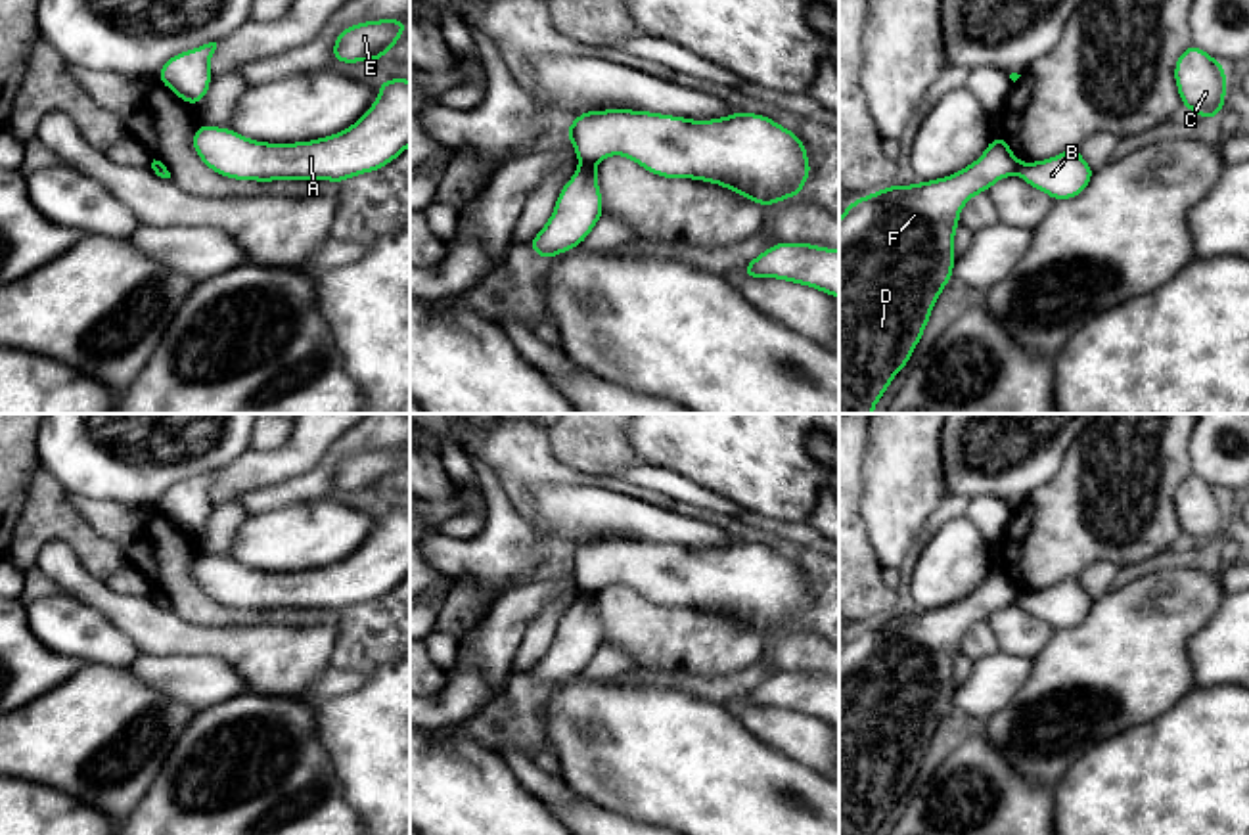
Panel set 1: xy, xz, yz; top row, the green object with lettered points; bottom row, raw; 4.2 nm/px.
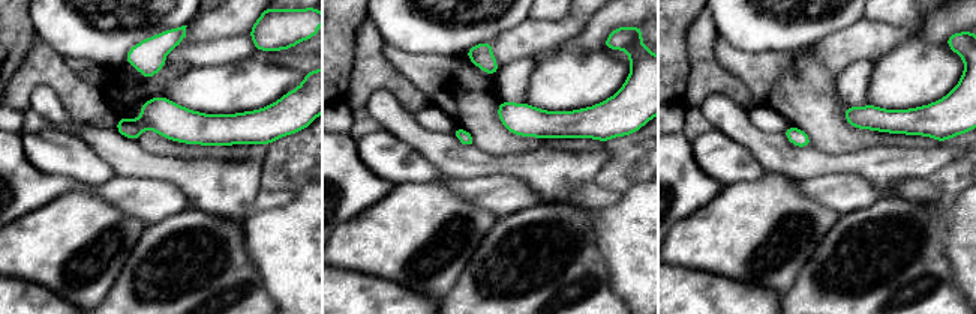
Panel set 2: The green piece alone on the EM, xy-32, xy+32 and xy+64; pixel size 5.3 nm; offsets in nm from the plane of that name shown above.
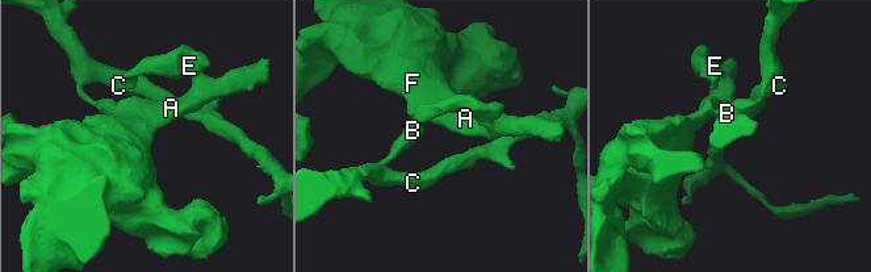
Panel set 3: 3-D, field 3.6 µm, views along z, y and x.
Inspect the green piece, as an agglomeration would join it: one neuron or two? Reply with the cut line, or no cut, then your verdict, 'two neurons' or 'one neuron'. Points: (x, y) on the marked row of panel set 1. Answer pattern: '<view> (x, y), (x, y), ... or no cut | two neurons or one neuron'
xz (594, 163), (581, 165) | two neurons

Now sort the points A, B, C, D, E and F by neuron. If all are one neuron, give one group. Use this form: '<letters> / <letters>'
A D E F / B C

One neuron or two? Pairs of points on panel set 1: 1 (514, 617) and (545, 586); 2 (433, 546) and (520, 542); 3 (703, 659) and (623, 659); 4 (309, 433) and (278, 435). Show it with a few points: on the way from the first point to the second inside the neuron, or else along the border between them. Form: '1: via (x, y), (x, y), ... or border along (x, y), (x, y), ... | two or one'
1: via (522, 609), (537, 594) | one
2: via (454, 550), (499, 550) | one
3: border along (604, 644), (625, 650), (636, 661), (636, 669) | two
4: border along (292, 433), (276, 447), (251, 449) | two

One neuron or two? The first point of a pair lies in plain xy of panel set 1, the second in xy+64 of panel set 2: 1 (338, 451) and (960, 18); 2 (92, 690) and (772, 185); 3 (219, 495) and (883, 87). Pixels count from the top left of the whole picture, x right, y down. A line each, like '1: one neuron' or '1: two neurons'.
1: one neuron
2: one neuron
3: two neurons

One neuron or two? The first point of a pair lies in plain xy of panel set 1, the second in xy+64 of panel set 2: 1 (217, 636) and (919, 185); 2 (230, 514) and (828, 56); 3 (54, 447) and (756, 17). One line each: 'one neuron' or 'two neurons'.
1: two neurons
2: two neurons
3: one neuron

